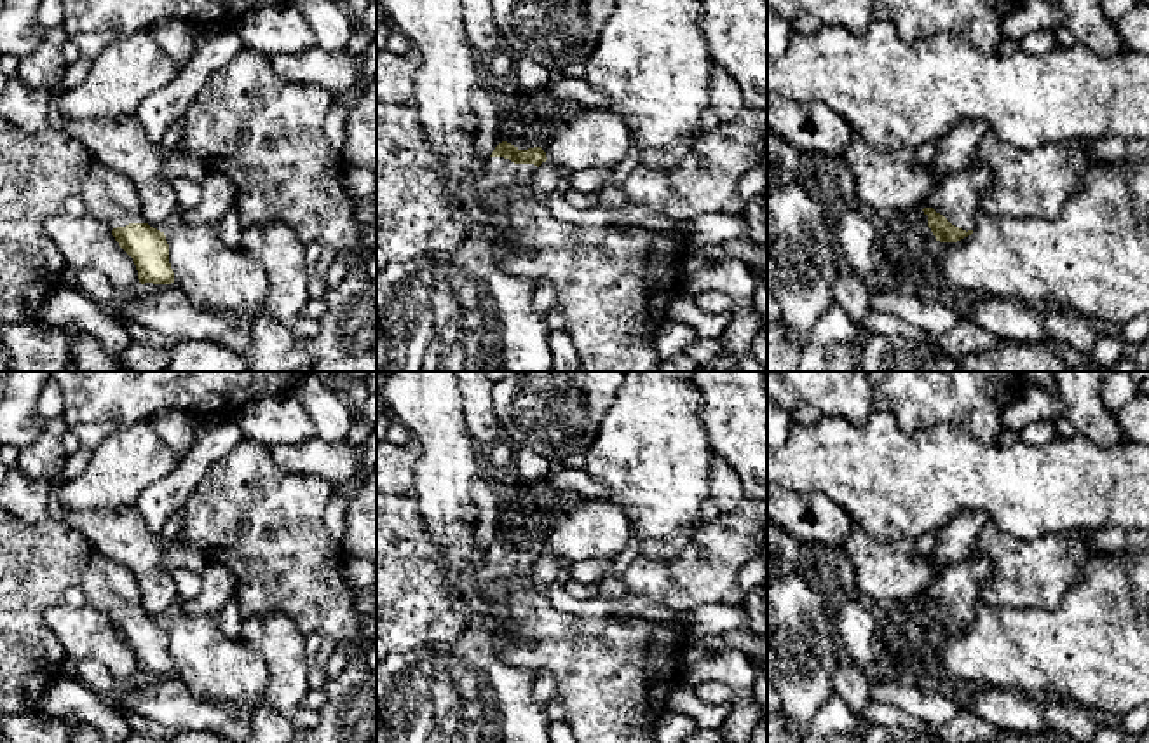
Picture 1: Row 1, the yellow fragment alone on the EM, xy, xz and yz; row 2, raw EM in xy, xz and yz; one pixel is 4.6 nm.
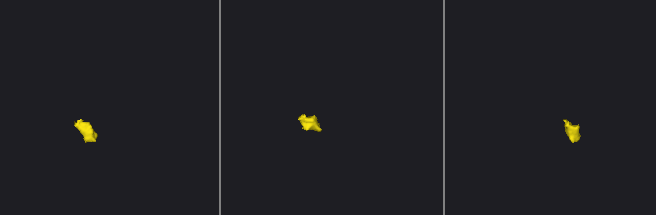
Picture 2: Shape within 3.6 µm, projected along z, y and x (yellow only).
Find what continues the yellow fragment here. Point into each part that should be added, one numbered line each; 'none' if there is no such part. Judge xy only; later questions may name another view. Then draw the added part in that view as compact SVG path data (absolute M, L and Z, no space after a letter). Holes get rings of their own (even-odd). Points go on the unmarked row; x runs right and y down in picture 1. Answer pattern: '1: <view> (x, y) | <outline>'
1: xy (108, 586) | M92 551L82 574L80 588L87 605L110 621L129 614L146 614L141 591L129 569Z

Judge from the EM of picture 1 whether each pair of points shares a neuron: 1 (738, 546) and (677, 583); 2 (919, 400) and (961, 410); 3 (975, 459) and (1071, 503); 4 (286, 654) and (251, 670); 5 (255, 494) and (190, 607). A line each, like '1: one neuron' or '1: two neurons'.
1: one neuron
2: one neuron
3: one neuron
4: two neurons
5: two neurons

